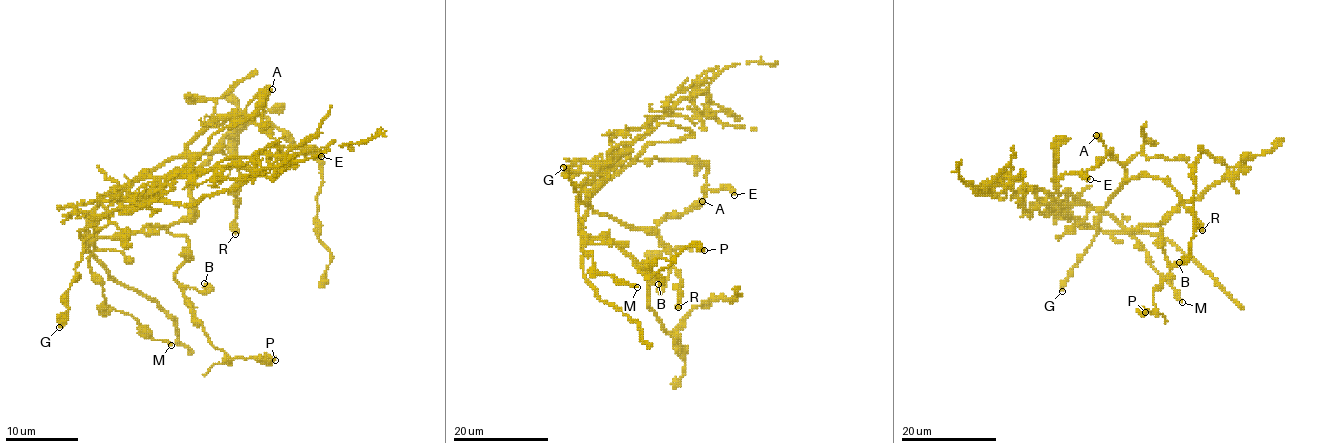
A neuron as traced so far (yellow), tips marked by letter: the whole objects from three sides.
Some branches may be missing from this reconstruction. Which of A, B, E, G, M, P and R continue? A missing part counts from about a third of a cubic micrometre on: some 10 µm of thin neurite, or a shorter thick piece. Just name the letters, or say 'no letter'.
no letter

